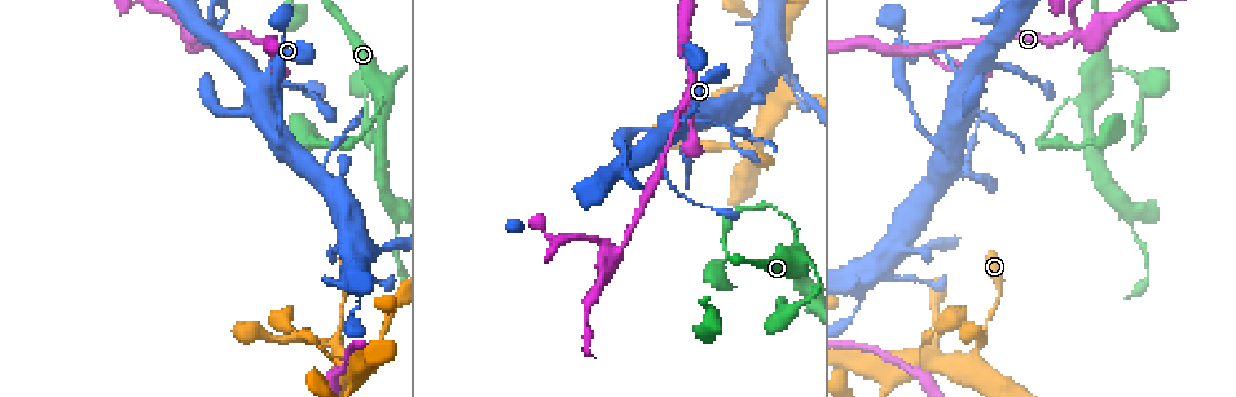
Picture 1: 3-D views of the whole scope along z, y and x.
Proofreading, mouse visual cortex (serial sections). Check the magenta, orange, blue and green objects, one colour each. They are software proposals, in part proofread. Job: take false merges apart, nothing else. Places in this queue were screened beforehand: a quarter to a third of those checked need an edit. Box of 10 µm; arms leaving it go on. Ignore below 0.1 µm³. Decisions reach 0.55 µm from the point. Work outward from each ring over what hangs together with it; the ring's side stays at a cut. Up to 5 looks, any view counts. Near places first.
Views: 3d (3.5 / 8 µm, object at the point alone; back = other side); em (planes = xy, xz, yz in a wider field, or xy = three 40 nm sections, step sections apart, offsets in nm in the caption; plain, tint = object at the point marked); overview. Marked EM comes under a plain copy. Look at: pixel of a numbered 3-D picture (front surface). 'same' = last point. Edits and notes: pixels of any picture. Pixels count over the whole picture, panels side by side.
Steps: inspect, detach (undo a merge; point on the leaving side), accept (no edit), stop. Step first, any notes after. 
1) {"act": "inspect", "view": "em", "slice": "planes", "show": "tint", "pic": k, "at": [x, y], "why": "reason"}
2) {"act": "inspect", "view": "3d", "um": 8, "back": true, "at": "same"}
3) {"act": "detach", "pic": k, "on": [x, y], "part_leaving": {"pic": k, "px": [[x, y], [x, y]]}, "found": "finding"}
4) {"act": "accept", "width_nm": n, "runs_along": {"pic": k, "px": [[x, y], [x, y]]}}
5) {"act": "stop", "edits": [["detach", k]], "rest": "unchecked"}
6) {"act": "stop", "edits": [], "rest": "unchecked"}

{"act": "inspect", "view": "3d", "um": 3.5, "pic": 1, "at": [775, 90]}

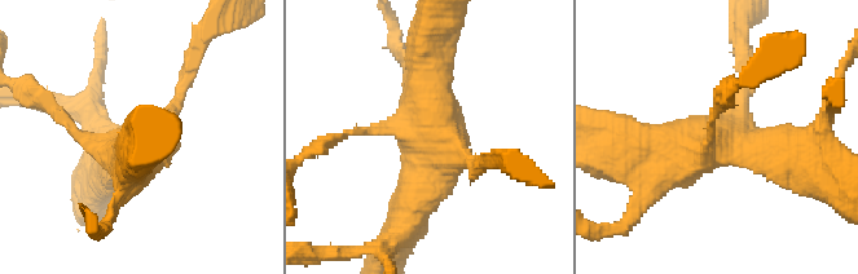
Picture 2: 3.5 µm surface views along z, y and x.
{"act": "inspect", "view": "em", "slice": "planes", "show": "tint", "pic": 2, "at": [714, 147], "why": "now the EM"}

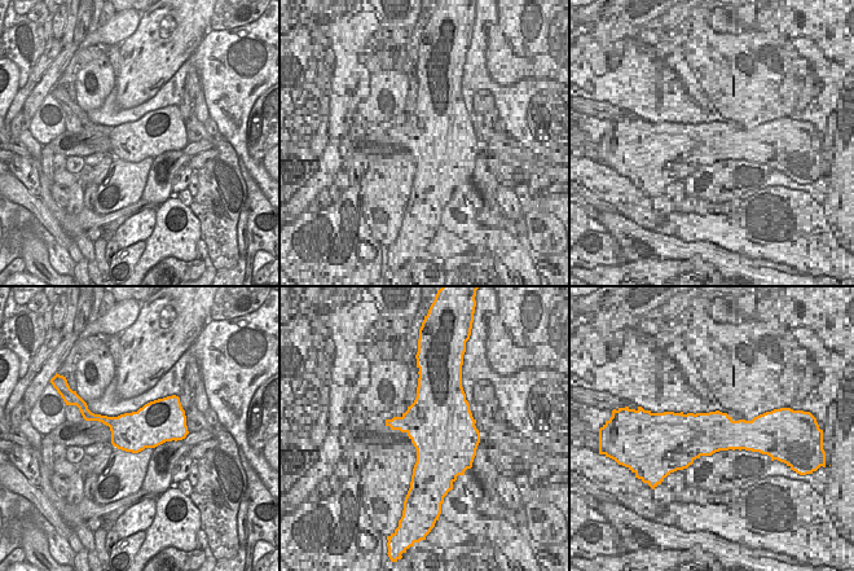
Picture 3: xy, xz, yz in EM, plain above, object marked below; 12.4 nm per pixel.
{"act": "accept", "width_nm": 500, "runs_along": {"pic": 2, "px": [[409, 217], [425, 173], [428, 52]]}, "found": "continuous, no second cell"}

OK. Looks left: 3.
{"act": "inspect", "view": "3d", "um": 8, "pic": 1, "at": [1063, 103]}

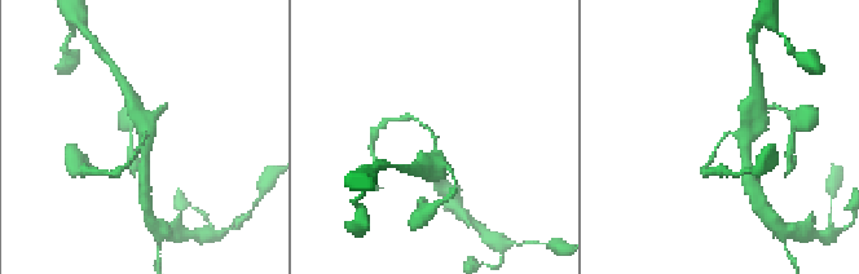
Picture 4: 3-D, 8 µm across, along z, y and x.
{"act": "inspect", "view": "em", "slice": "planes", "show": "tint", "at": "same", "arm_widths_nm": [100, 500], "why": "shape alone is not enough"}

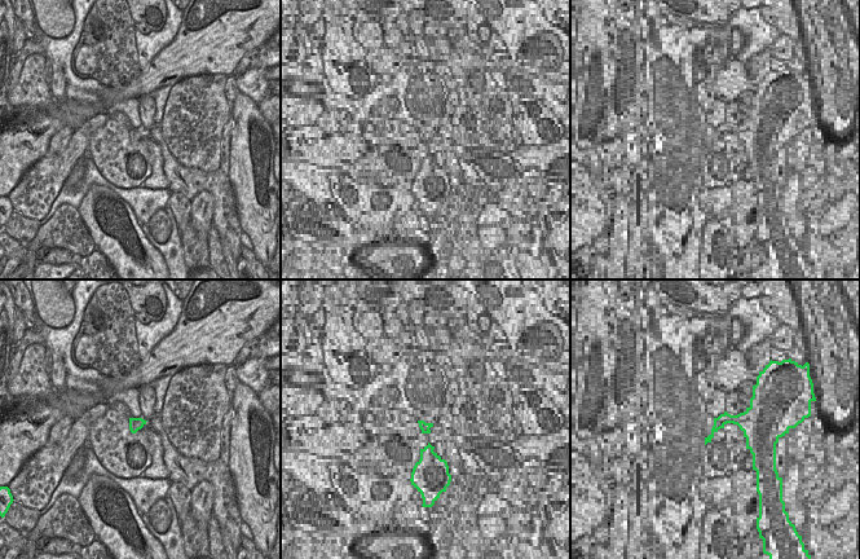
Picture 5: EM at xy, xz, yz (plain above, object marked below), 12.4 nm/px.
{"act": "accept", "runs_along": {"pic": 4, "px": [[752, 123], [745, 138], [727, 133], [708, 163]]}, "found": "one cell here"}

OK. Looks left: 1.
{"act": "stop", "edits": [], "rest": "unchecked"}

